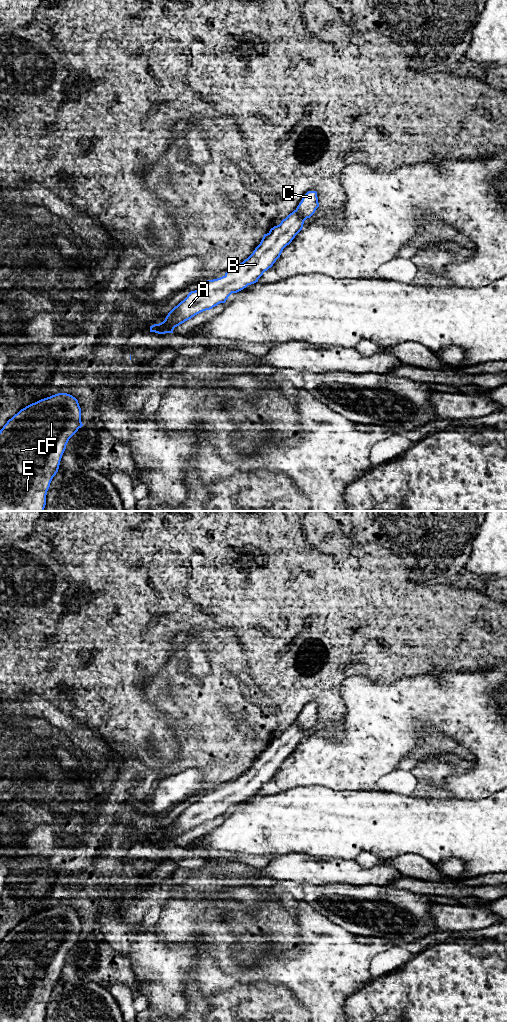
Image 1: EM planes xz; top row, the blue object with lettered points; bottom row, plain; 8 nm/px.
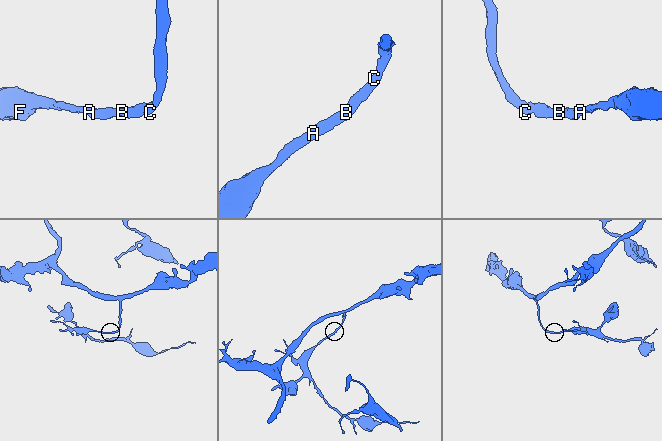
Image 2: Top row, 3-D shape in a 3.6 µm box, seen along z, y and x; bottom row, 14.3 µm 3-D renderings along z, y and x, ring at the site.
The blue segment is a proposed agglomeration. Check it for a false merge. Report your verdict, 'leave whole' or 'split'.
leave whole

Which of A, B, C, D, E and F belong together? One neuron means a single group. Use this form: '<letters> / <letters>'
A B C D E F

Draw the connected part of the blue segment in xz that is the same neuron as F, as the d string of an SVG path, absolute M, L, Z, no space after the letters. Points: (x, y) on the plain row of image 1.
M58 905L21 921L0 942L0 1022L44 1022L46 1007L69 951L83 938L78 912Z

